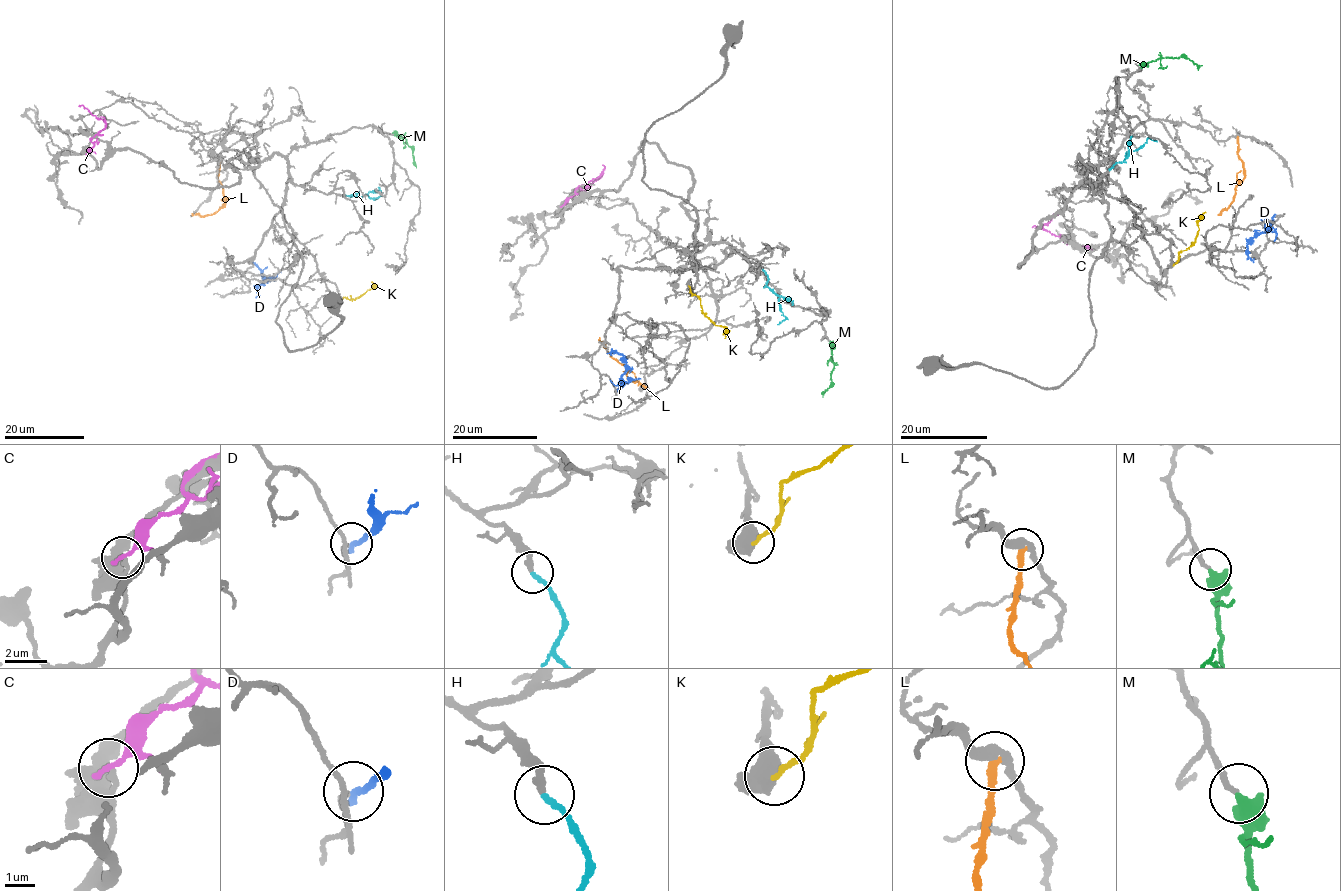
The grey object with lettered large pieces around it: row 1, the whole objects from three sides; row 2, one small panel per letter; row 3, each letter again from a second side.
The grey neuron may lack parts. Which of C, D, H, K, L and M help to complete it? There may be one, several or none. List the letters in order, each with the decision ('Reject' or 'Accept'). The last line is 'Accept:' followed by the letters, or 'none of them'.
C: Reject
D: Reject
H: Accept
K: Accept
L: Reject
M: Accept
Accept: H, K, M

